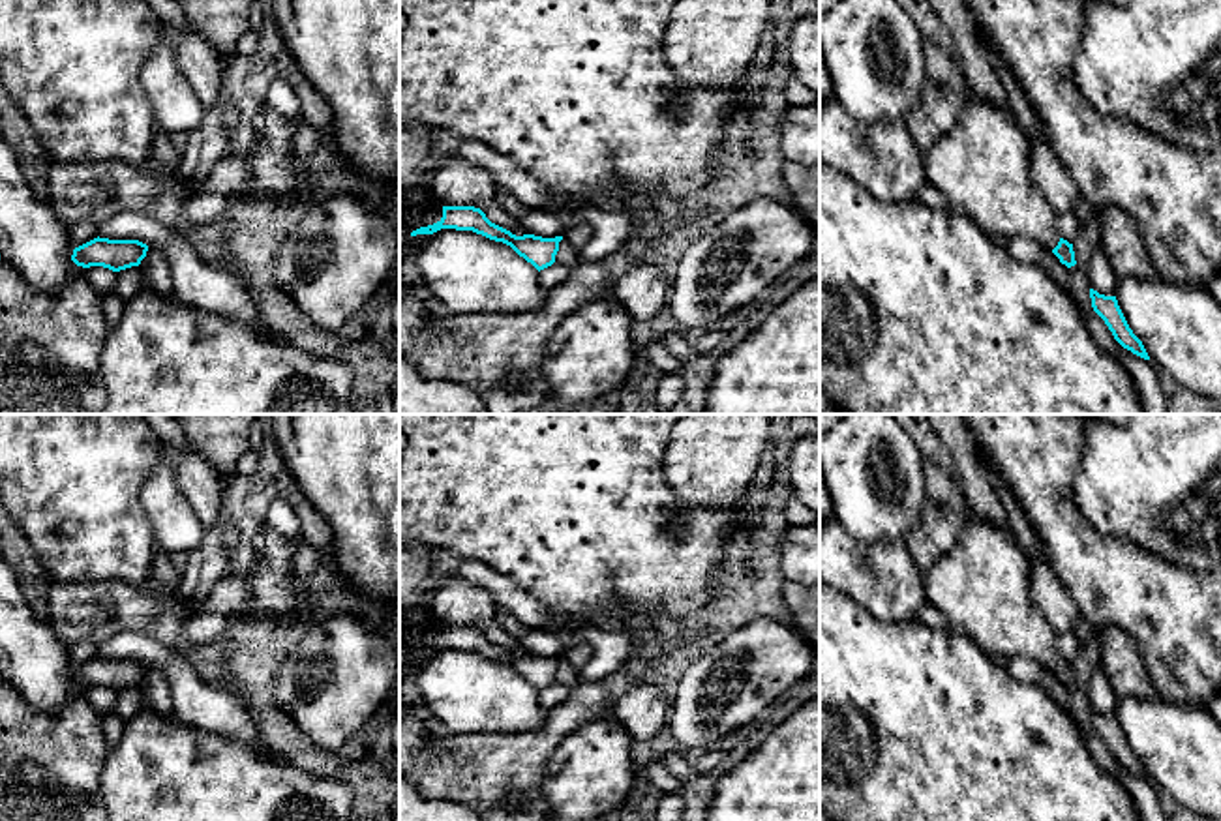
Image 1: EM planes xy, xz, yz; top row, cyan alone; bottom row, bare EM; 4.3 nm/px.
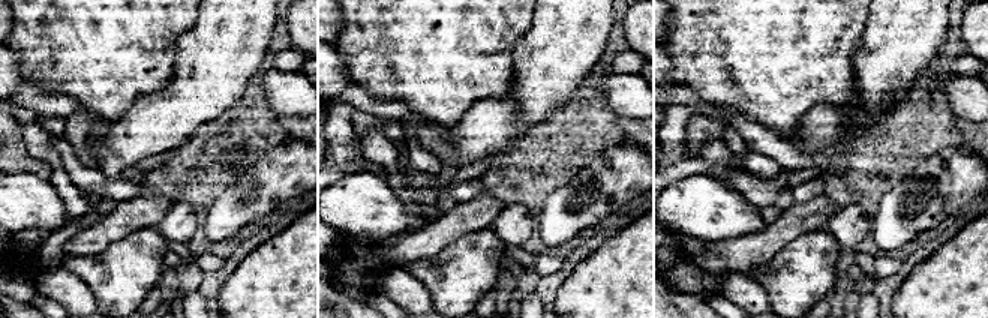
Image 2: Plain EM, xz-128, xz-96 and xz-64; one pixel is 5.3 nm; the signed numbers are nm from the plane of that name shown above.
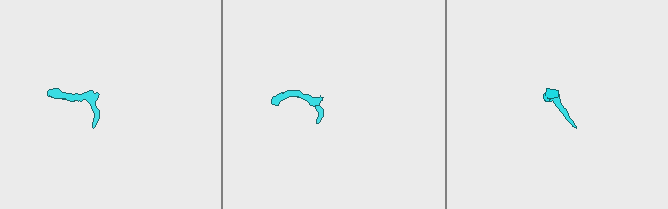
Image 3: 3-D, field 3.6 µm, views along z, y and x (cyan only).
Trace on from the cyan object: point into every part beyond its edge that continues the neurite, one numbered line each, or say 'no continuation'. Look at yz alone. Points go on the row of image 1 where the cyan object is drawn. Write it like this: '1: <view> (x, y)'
1: yz (981, 165)

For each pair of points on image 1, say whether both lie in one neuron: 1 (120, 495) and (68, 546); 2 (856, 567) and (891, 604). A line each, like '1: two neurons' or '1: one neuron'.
1: one neuron
2: one neuron

